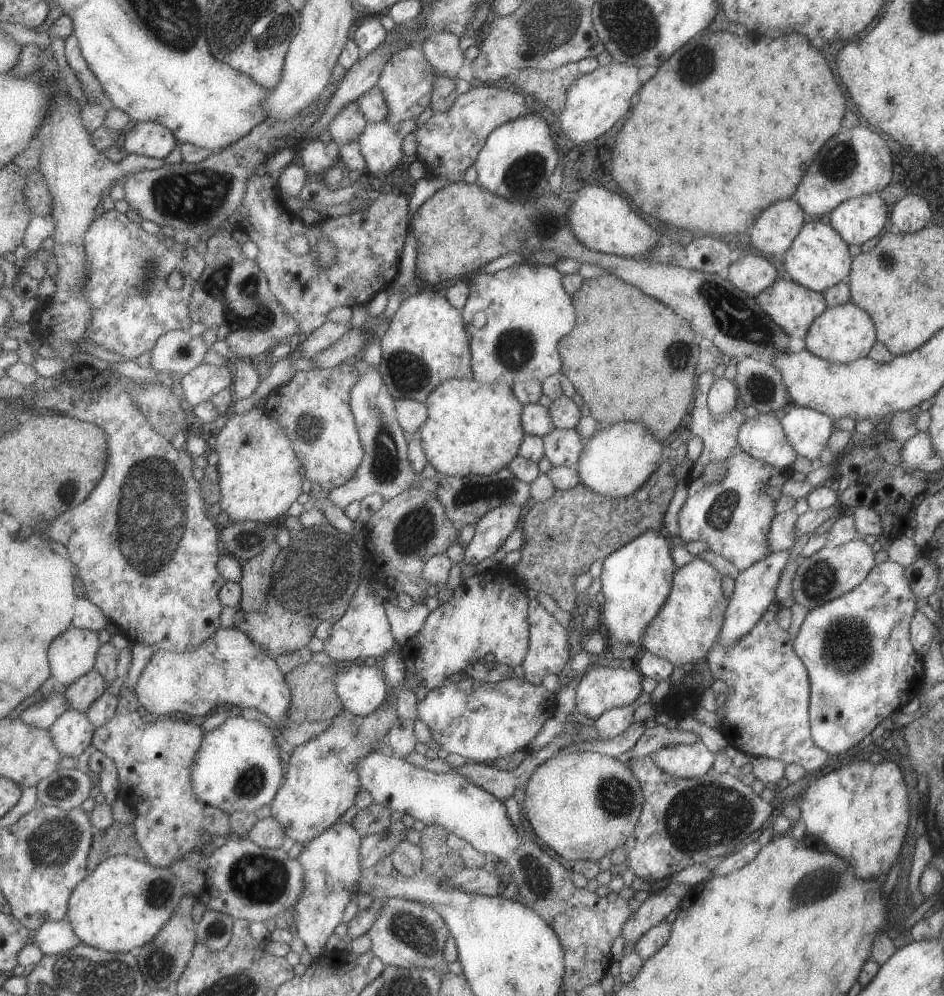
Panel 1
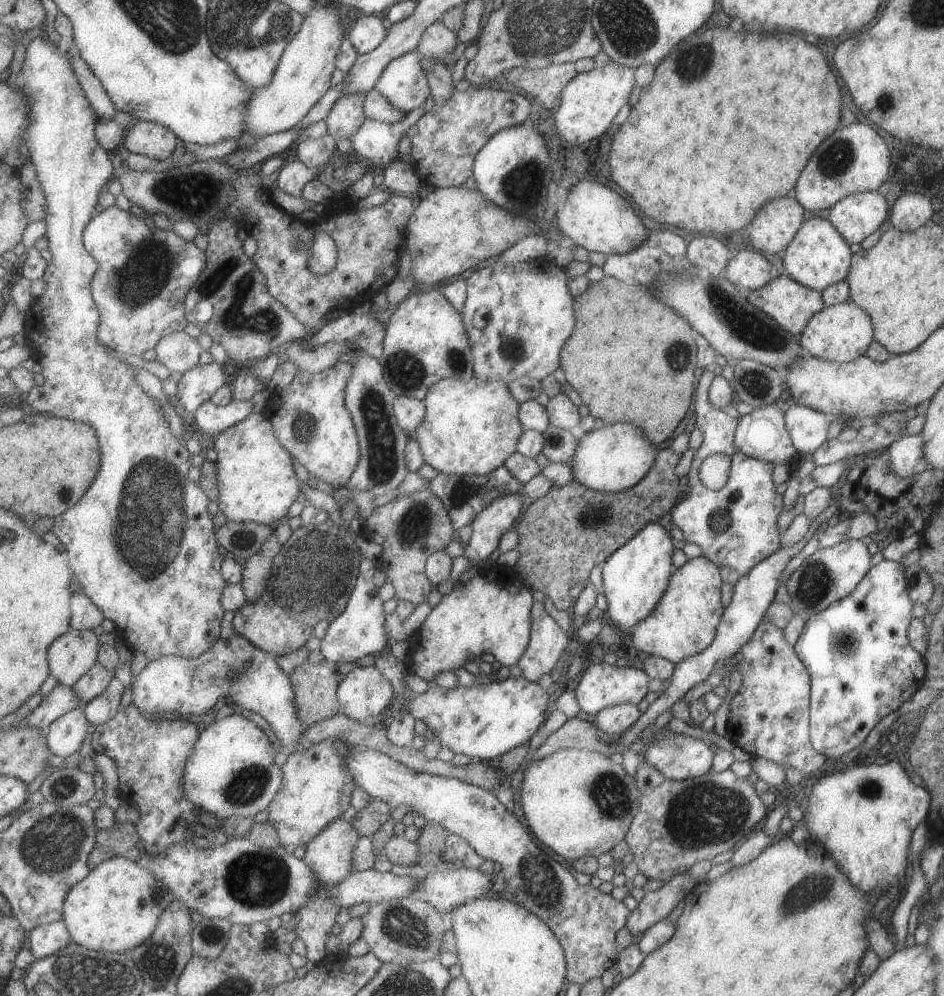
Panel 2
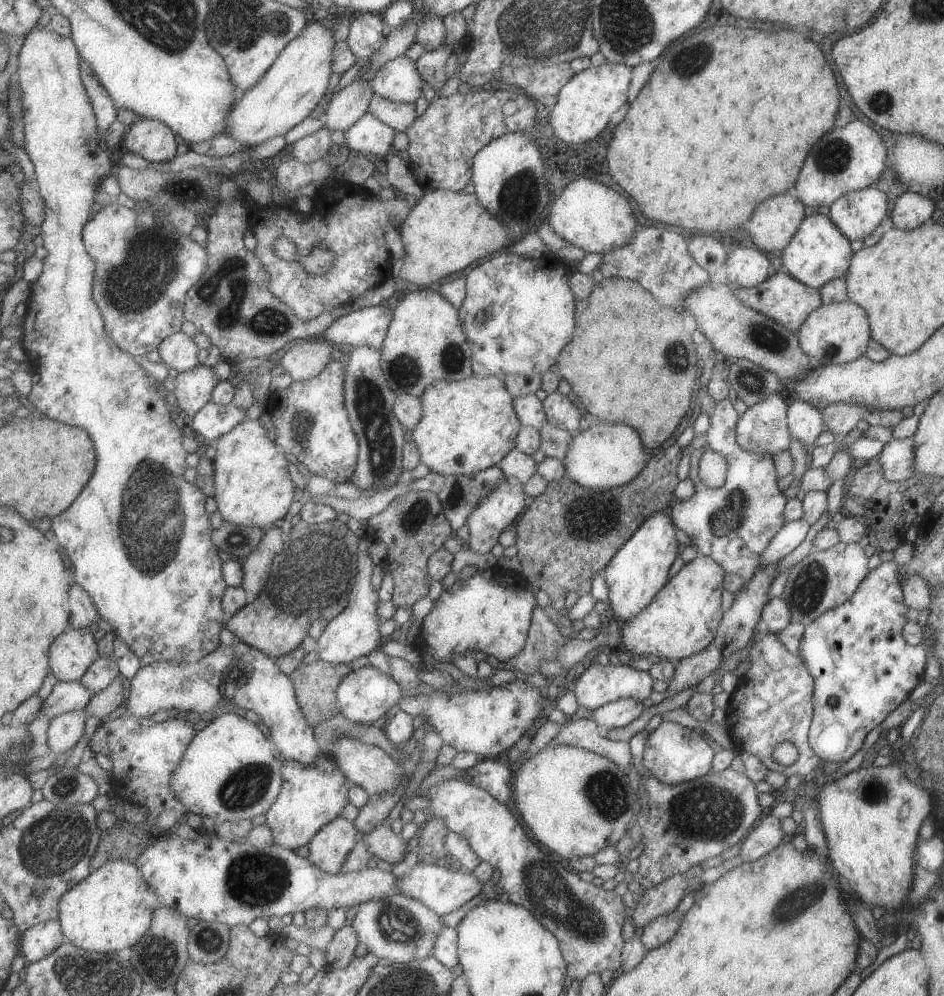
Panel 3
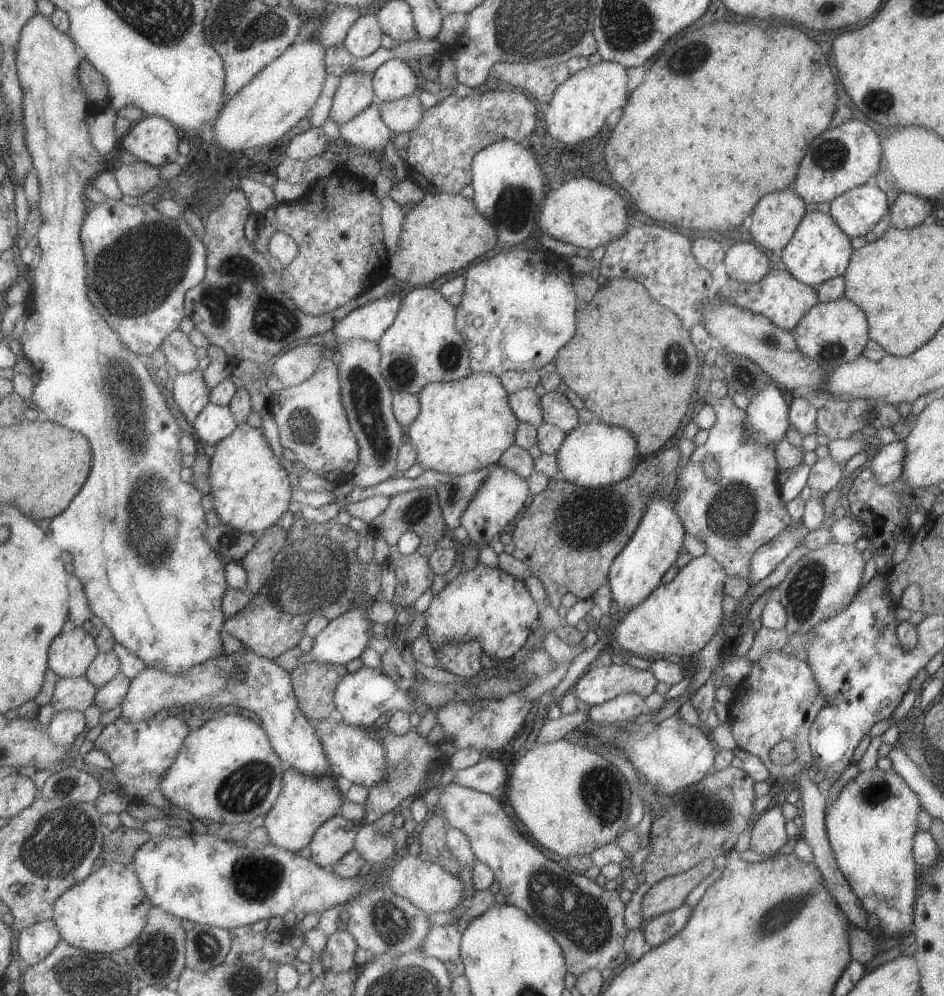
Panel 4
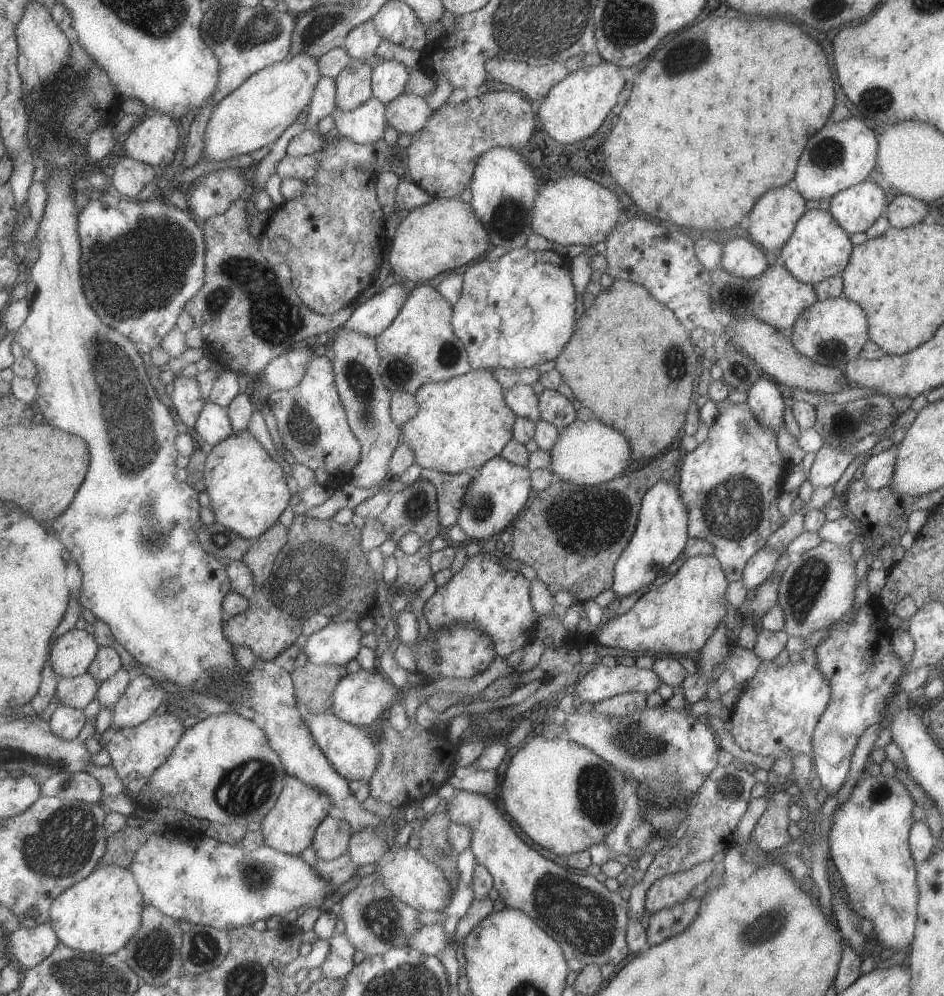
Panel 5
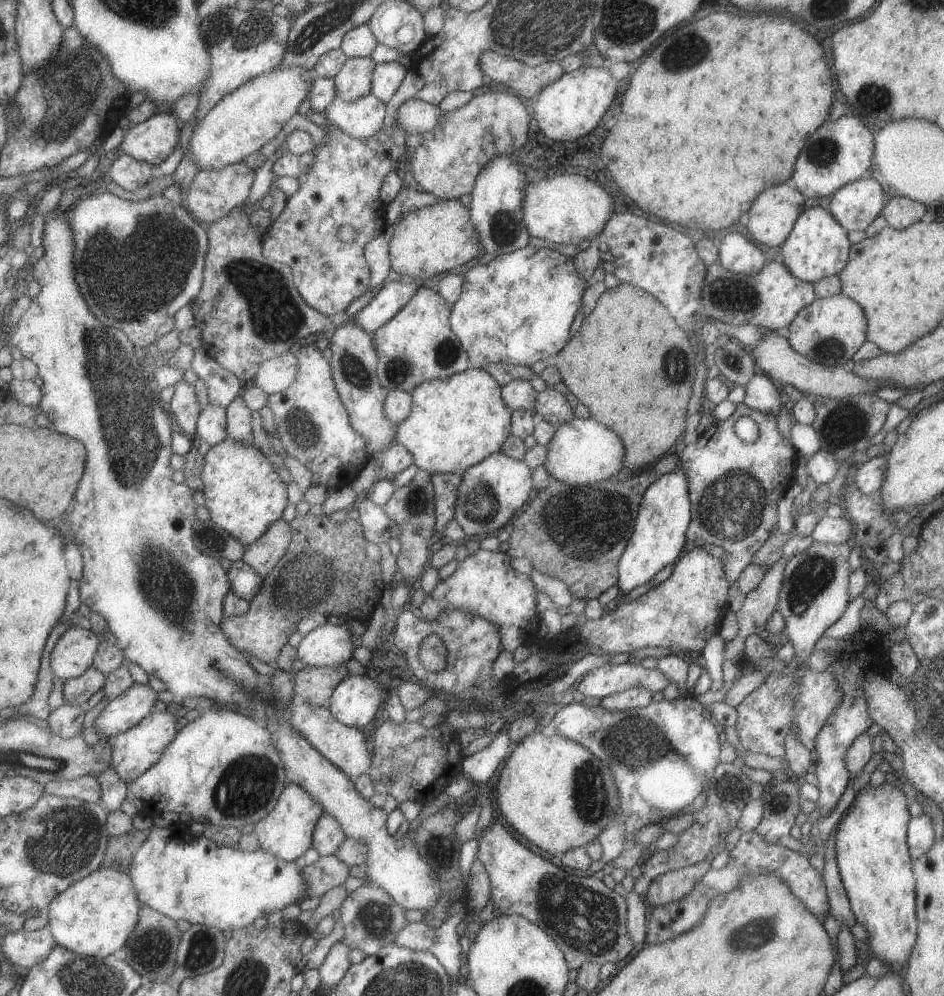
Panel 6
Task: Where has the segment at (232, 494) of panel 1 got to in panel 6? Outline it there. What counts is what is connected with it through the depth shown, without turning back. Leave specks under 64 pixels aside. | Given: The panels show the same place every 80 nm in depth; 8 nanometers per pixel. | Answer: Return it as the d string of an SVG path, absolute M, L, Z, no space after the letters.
M227 438L212 447L202 472L205 506L211 520L231 531L246 546L255 543L284 515L289 504L287 484L255 445Z

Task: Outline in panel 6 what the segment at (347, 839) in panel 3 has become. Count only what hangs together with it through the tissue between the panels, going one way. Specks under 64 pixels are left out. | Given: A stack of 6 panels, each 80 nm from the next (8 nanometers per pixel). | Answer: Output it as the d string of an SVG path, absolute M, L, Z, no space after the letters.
M326 812L316 826L313 847L319 852L320 857L336 855L348 838L340 820Z

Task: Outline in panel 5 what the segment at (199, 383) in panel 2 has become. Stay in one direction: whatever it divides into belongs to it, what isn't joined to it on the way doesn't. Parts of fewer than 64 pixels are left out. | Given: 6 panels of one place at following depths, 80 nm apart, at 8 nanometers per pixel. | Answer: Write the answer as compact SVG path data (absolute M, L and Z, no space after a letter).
M177 375L174 380L174 390L171 393L171 403L183 424L190 430L195 430L201 411L206 405L199 380L196 377Z

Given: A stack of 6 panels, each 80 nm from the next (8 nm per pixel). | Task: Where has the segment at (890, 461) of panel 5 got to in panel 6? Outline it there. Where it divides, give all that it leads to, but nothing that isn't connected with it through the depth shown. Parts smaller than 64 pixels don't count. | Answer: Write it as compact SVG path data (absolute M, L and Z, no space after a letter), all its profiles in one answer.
M888 452L882 456L868 458L865 463L853 469L849 481L862 493L871 495L879 492L884 481L887 461Z

